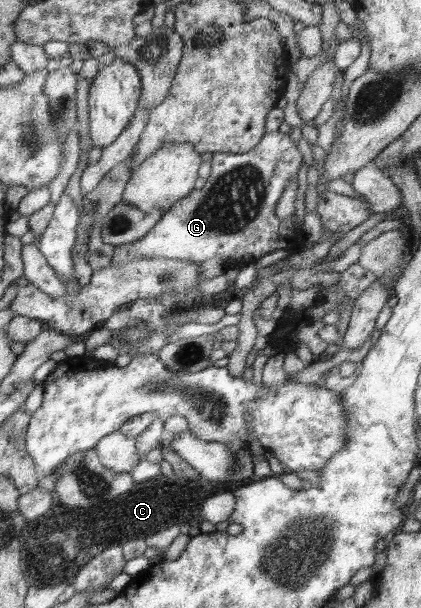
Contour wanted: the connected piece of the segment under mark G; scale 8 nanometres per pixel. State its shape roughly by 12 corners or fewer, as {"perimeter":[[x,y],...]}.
{"perimeter":[[272,108],[211,173],[113,264],[219,258],[243,268],[300,226],[275,207],[303,154]]}

